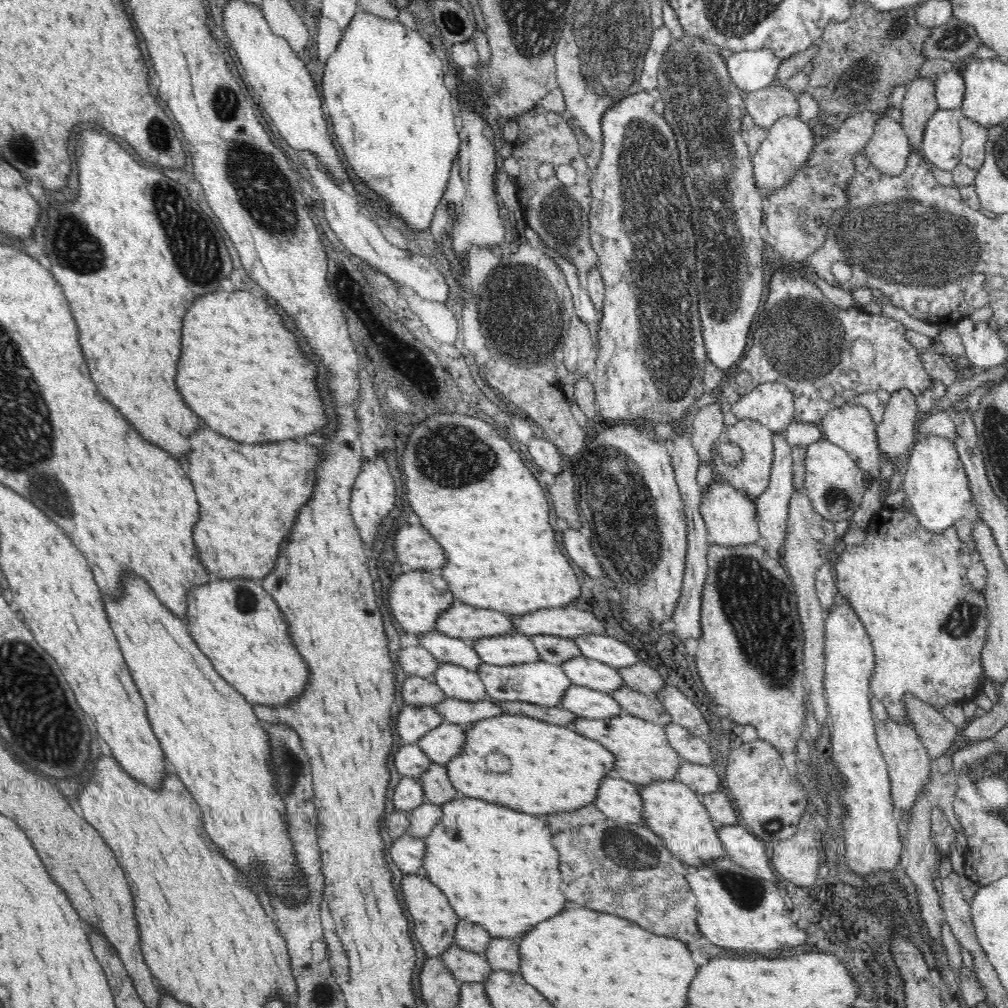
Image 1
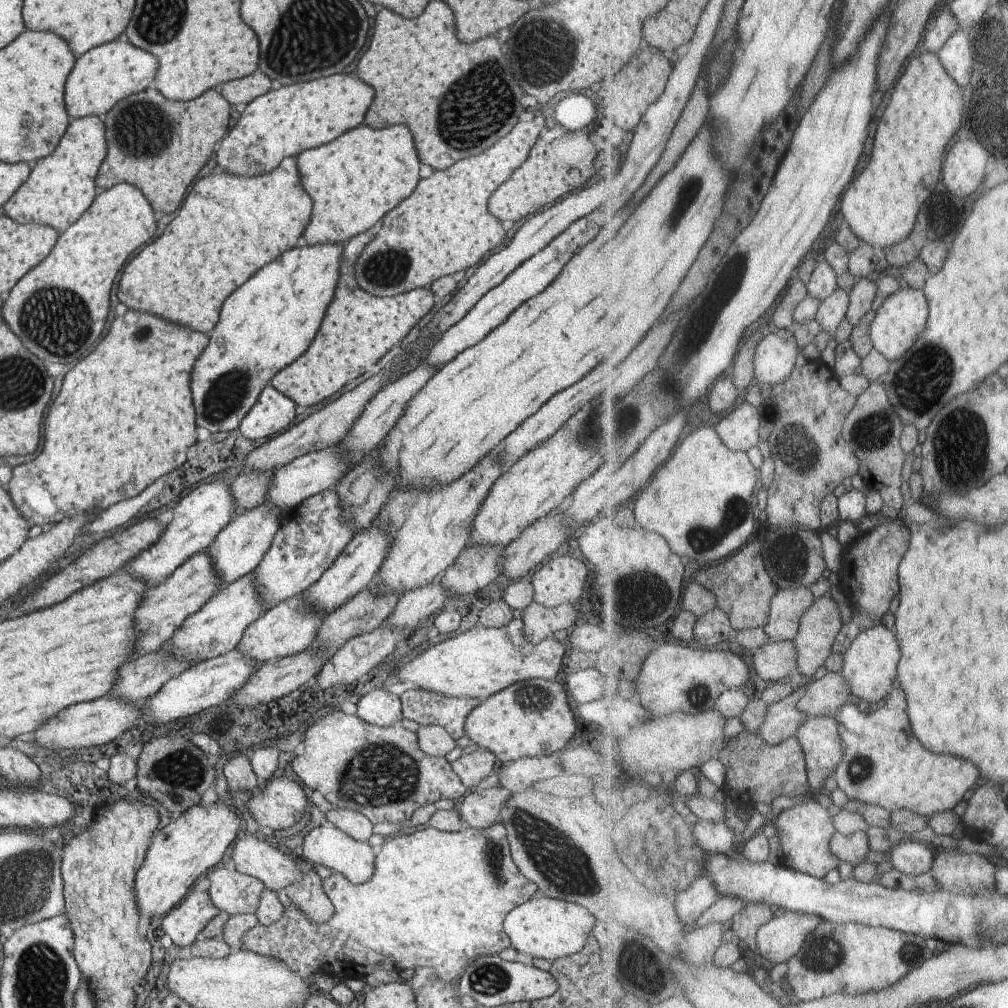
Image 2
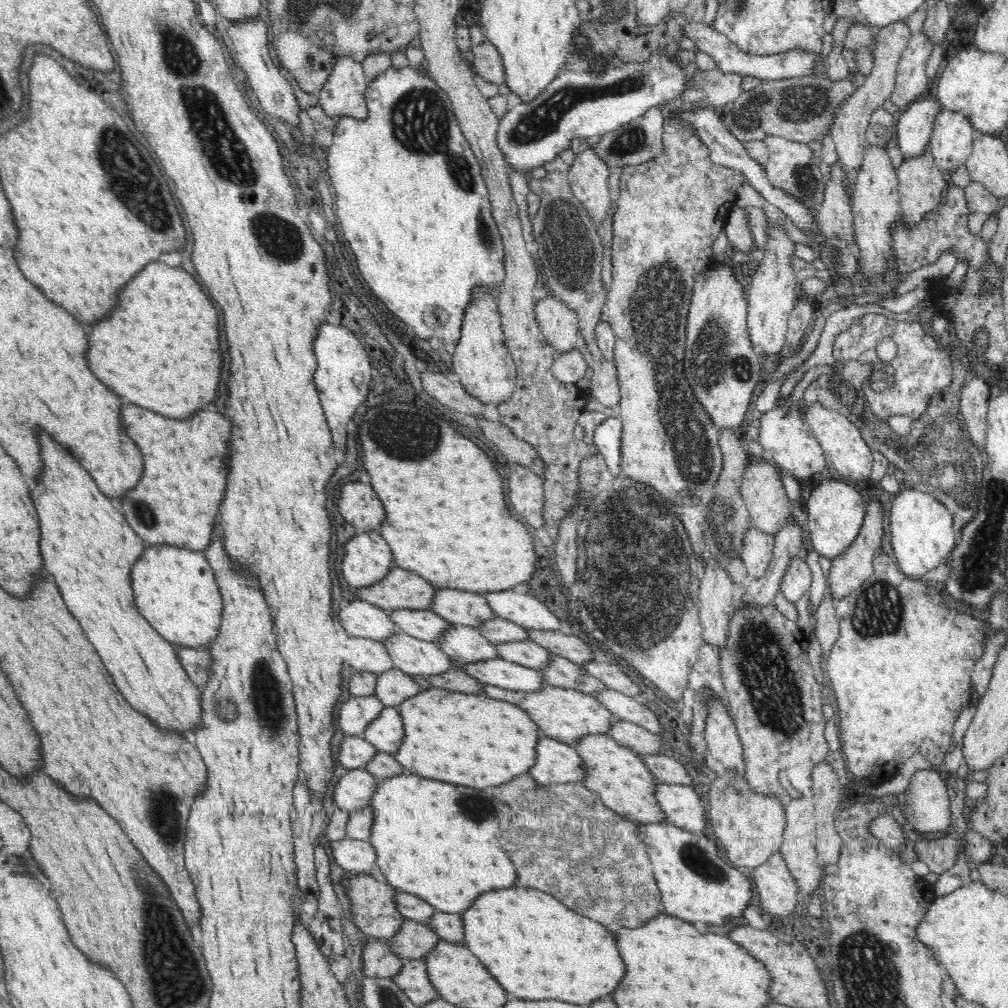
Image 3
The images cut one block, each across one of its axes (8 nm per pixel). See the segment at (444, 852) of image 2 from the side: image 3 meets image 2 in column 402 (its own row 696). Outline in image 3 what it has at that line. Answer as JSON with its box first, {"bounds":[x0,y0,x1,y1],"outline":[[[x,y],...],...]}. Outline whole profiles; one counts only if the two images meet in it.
{"bounds":[826,553,985,783],"outline":[[[879,553],[874,560],[874,570],[872,577],[867,578],[856,591],[852,591],[848,596],[836,600],[836,618],[839,622],[840,638],[838,642],[834,642],[830,654],[826,657],[826,674],[830,679],[829,688],[834,689],[836,695],[836,706],[838,707],[838,736],[842,740],[841,747],[845,759],[846,770],[849,772],[852,781],[860,781],[864,783],[863,778],[870,778],[872,782],[886,782],[884,780],[884,766],[888,768],[898,768],[902,762],[906,762],[910,756],[914,754],[922,754],[932,765],[942,764],[944,754],[950,752],[954,746],[952,736],[952,728],[954,722],[965,710],[964,704],[970,701],[970,683],[971,674],[975,664],[982,658],[985,646],[985,637],[983,631],[983,623],[980,620],[958,612],[956,608],[948,607],[944,602],[942,592],[936,592],[930,586],[926,586],[922,580],[914,579],[904,575],[898,564],[888,557],[886,554]]]}

